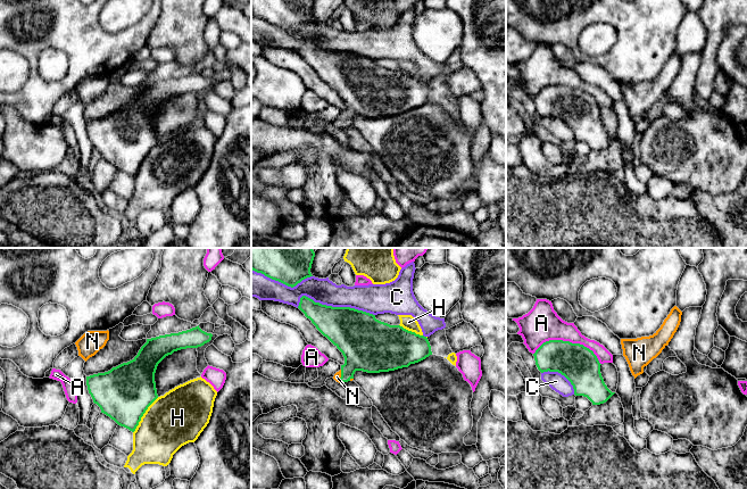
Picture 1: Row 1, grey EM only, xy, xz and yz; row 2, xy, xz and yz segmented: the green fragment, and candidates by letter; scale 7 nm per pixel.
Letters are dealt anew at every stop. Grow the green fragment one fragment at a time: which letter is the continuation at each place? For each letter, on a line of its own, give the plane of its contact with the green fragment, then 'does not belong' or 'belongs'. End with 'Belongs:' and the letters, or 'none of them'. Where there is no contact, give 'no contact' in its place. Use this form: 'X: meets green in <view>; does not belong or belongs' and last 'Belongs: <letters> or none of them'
A: meets green in yz; does not belong
C: meets green in xz; does not belong
H: meets green in xy; does not belong
N: meets green in xz; belongs
Belongs: N

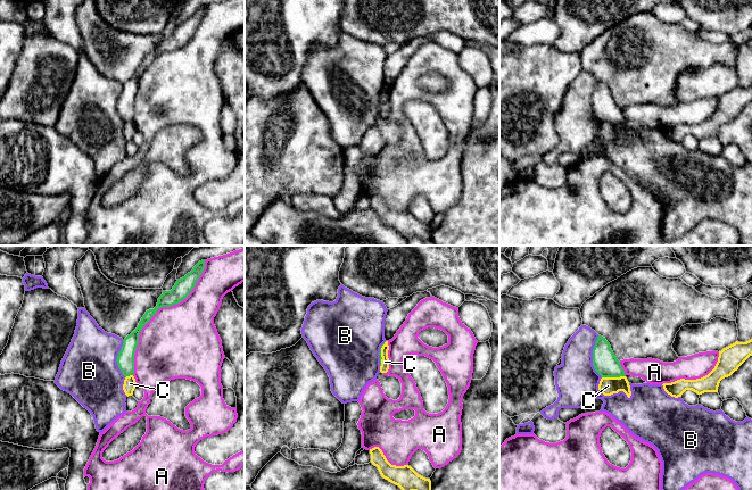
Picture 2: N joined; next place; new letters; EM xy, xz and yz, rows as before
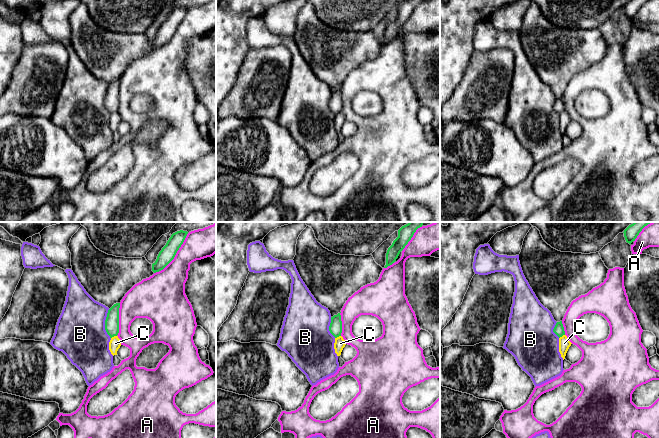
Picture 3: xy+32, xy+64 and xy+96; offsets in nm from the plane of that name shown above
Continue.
A: meets green in xy; does not belong
B: meets green in yz; does not belong
C: meets green in yz; does not belong
Belongs: none of them

